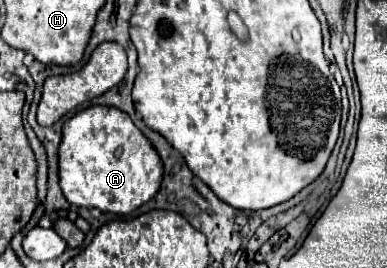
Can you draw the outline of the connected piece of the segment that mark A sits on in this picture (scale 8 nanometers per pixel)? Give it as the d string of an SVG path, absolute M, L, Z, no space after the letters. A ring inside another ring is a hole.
M94 105L78 111L64 123L58 175L60 189L70 205L126 215L156 195L162 183L162 161L124 111Z

